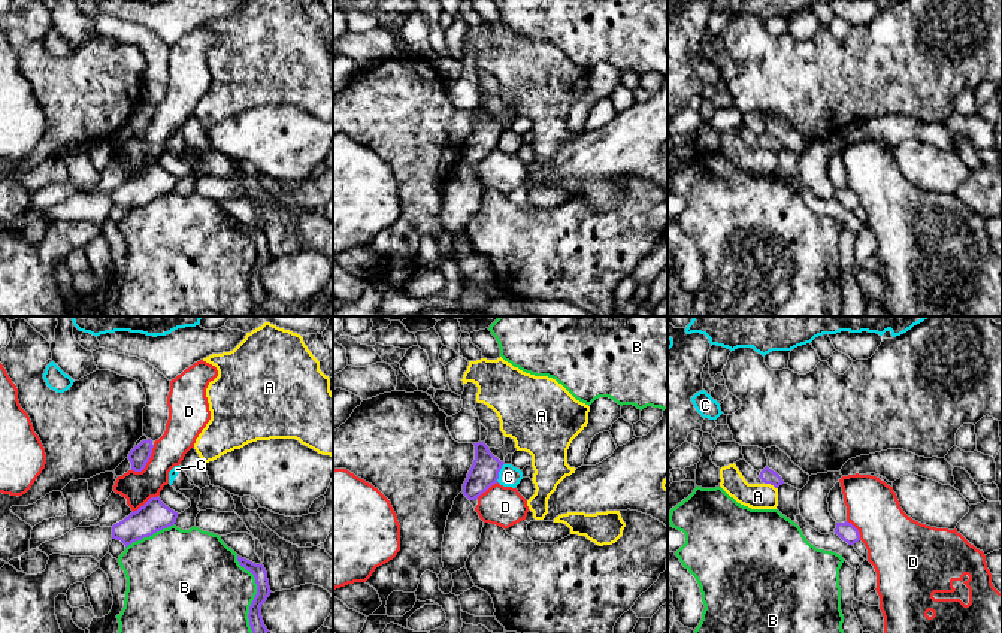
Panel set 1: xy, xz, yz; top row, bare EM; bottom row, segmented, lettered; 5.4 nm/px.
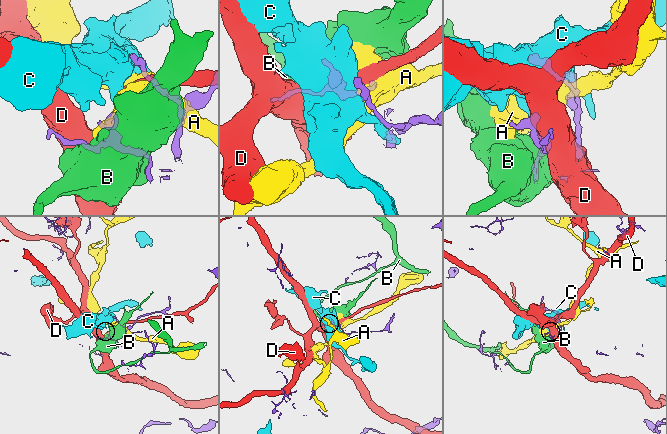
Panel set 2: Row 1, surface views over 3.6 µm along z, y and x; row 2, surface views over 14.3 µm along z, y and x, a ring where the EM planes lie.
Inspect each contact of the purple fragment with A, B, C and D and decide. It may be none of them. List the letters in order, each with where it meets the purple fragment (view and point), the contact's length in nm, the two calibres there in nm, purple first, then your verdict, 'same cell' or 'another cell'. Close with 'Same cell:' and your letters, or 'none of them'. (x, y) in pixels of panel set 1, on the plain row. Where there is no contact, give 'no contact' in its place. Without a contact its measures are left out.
A: contact yz (771, 150); length 80 nm; calibres 80 and 140 nm; another cell
B: contact xy (254, 264); length 480 nm; calibres 80 and 460 nm; another cell
C: contact xz (499, 136); length 110 nm; calibres 160 and 110 nm; another cell
D: contact xy (147, 127); length 190 nm; calibres 110 and 180 nm; another cell
Same cell: none of them

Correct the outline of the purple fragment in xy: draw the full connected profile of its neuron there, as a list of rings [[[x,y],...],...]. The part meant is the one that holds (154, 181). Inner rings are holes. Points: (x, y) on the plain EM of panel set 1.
[[[158,161],[151,163],[137,176],[112,191],[112,205],[121,206],[127,213],[133,208],[173,191],[176,184],[178,178],[166,172]]]

